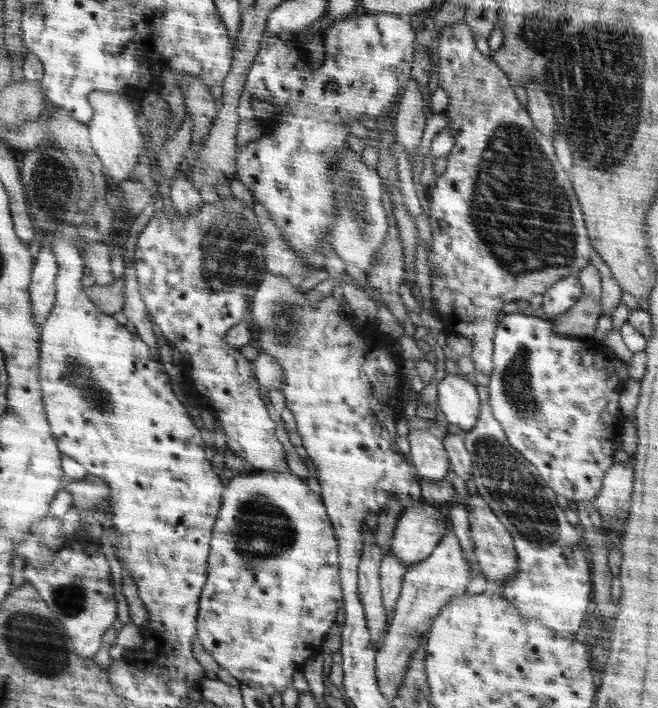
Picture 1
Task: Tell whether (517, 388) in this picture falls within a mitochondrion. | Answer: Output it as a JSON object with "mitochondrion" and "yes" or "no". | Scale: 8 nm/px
{"mitochondrion":"yes"}

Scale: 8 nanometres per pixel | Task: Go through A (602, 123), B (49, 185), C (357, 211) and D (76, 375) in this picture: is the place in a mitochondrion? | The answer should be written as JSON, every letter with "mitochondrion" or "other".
{"A":"mitochondrion","B":"mitochondrion","C":"mitochondrion","D":"mitochondrion"}

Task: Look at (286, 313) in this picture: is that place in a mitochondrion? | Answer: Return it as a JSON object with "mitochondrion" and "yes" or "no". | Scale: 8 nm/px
{"mitochondrion":"yes"}

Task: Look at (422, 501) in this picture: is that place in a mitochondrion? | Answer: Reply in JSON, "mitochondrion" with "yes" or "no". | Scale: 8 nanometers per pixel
{"mitochondrion":"no"}

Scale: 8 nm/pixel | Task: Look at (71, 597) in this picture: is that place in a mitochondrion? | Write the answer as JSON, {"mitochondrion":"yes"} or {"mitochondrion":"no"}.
{"mitochondrion":"yes"}

